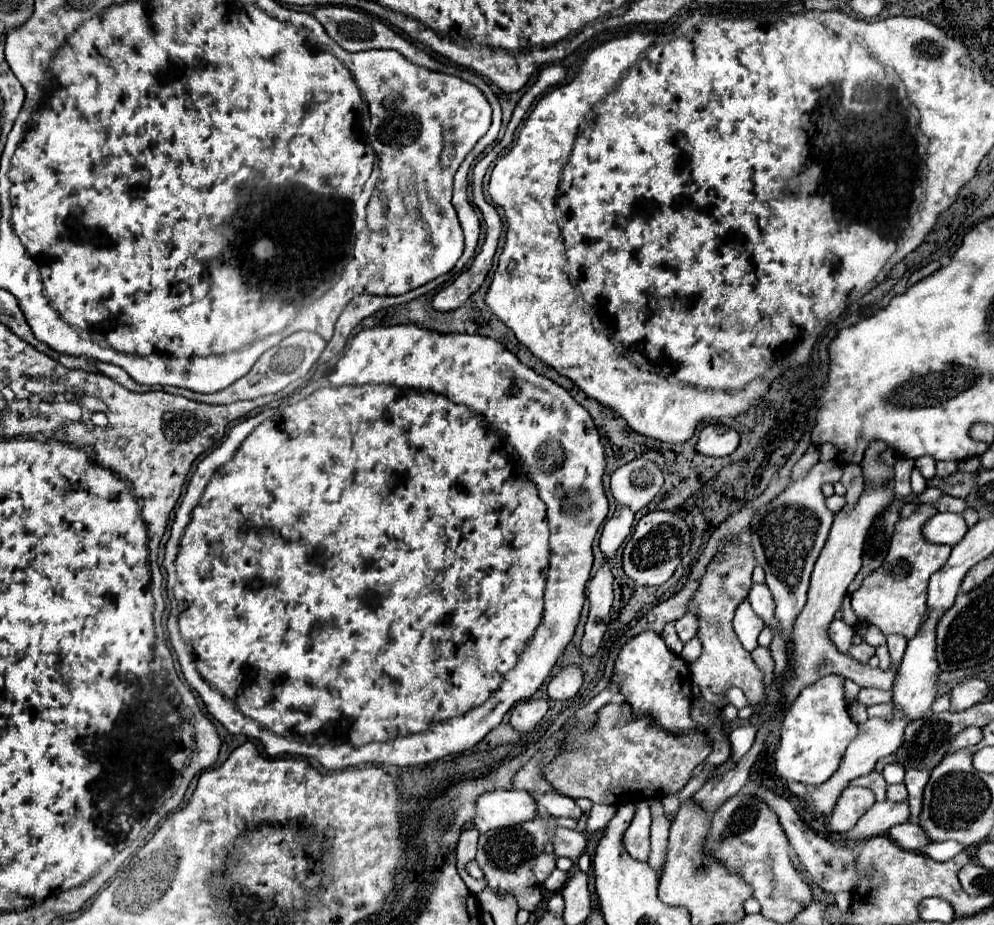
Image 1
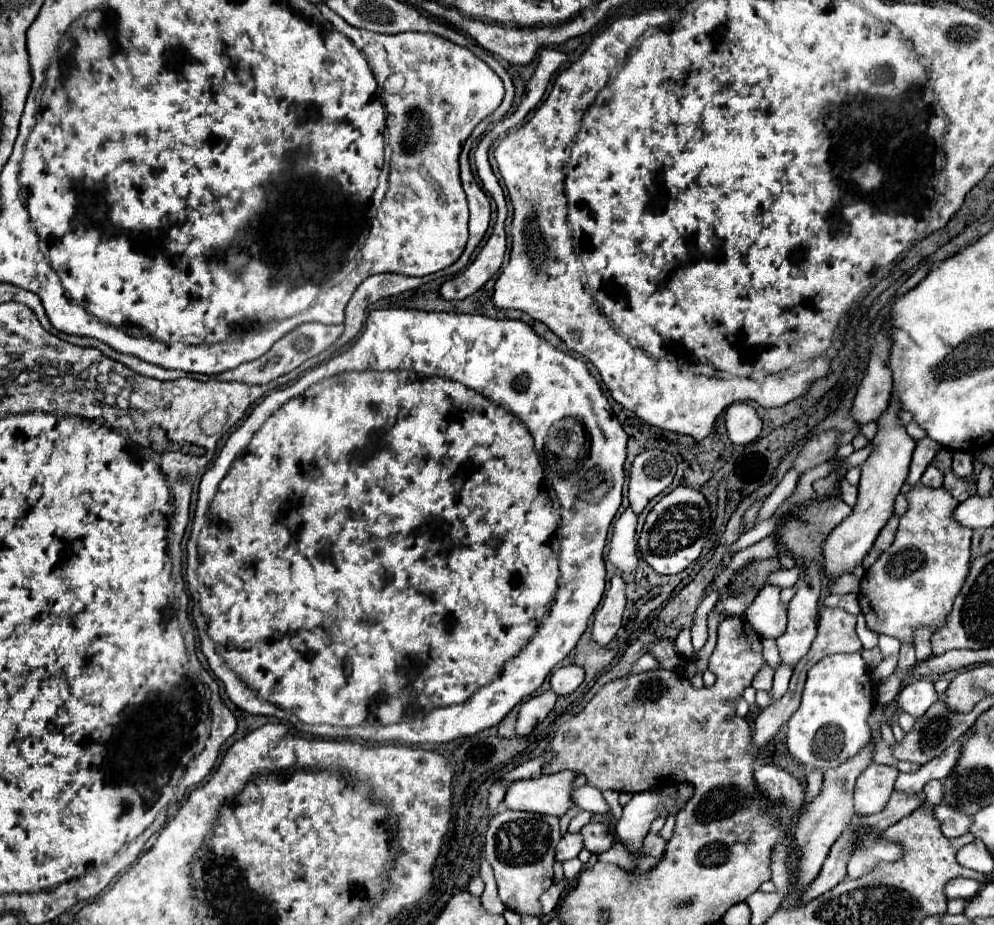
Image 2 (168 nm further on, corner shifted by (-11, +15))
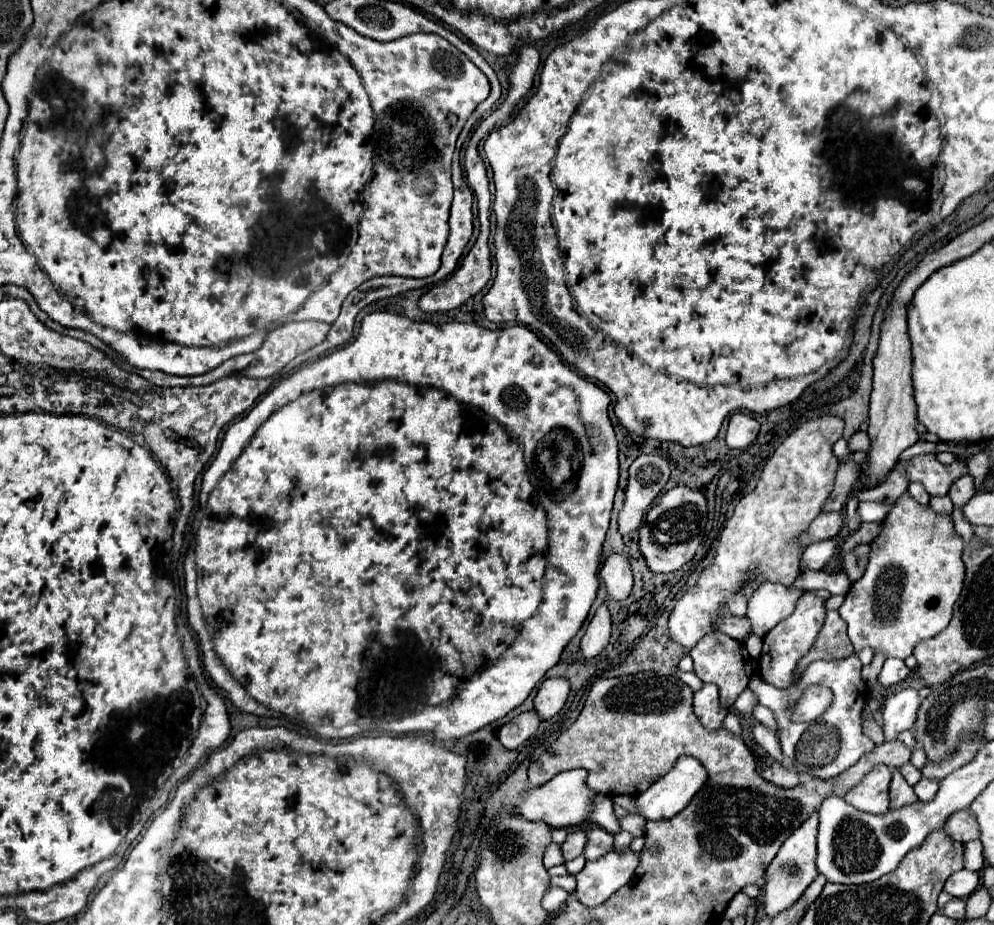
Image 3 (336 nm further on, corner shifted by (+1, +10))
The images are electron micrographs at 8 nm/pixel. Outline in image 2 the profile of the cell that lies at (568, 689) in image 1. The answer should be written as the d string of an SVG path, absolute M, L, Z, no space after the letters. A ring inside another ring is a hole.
M566 665L552 673L550 685L556 695L568 695L578 689L578 685L584 681L584 669L578 665Z

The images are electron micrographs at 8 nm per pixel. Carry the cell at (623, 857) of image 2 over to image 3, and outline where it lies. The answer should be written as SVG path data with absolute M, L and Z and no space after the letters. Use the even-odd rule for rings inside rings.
M612 850L600 860L586 862L586 866L576 874L578 902L590 908L604 904L618 888L630 882L636 866L638 854L632 850L624 852L622 856Z

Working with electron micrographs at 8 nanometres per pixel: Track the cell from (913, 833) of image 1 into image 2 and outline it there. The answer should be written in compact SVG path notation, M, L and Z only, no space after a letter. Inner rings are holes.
M944 803L934 807L934 817L938 819L940 829L946 837L960 837L968 833L968 825L972 825L972 817L964 817L960 811Z

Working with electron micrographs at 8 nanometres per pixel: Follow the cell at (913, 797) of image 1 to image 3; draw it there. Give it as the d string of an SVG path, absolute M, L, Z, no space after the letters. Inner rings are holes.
M922 778L916 786L914 786L914 792L920 800L930 800L934 794L936 794L936 788L938 788L938 782L932 780L932 778Z

